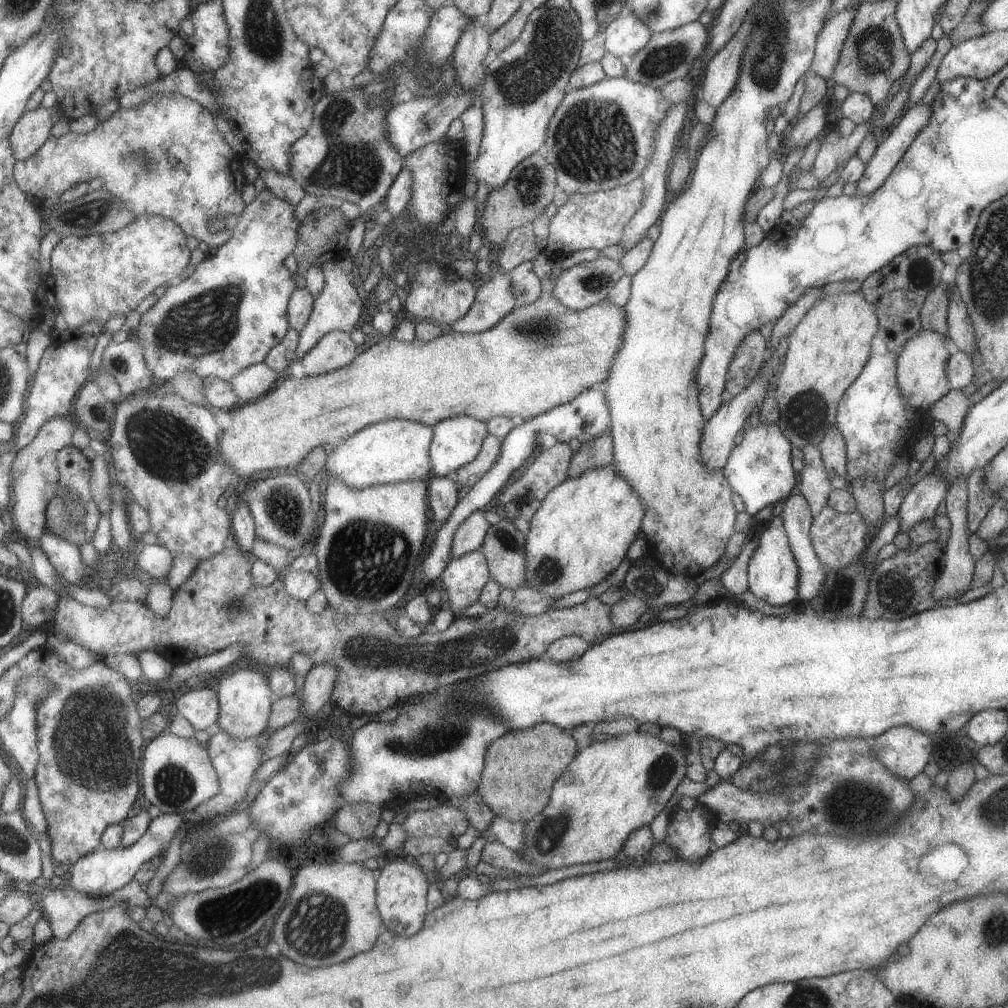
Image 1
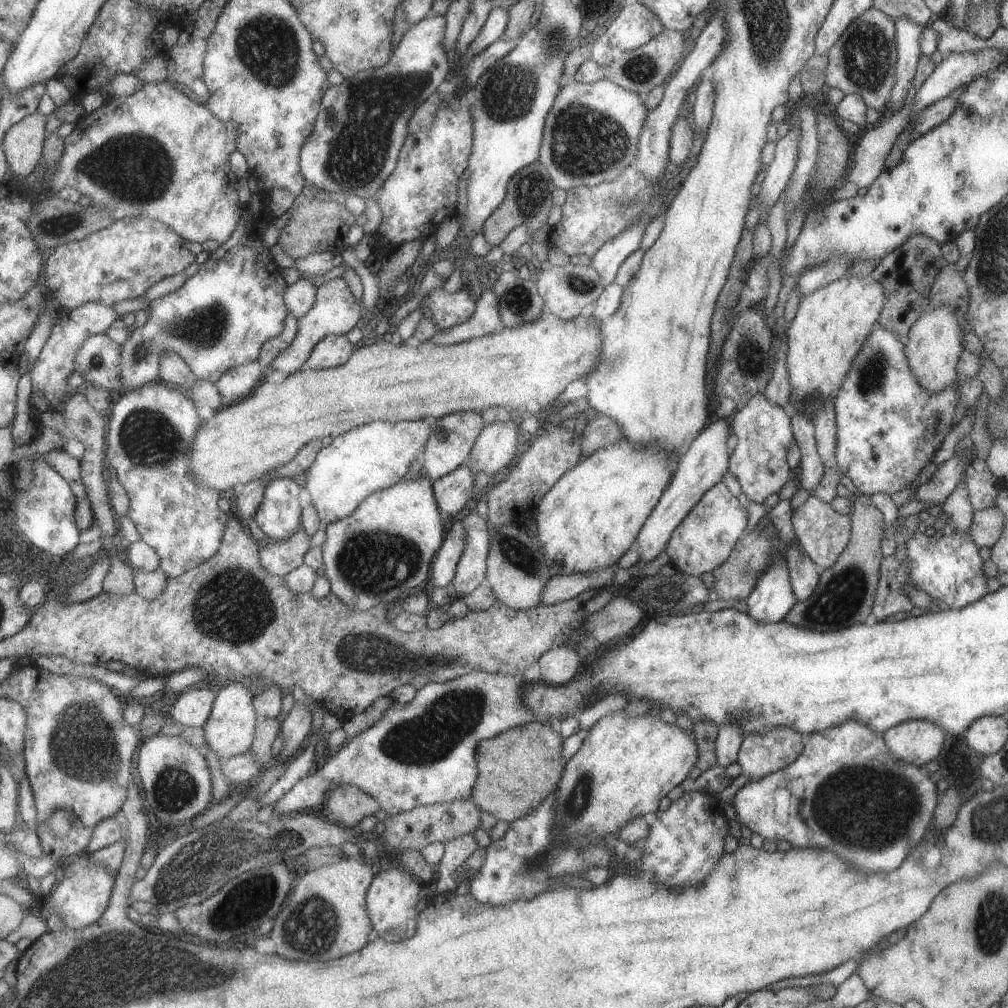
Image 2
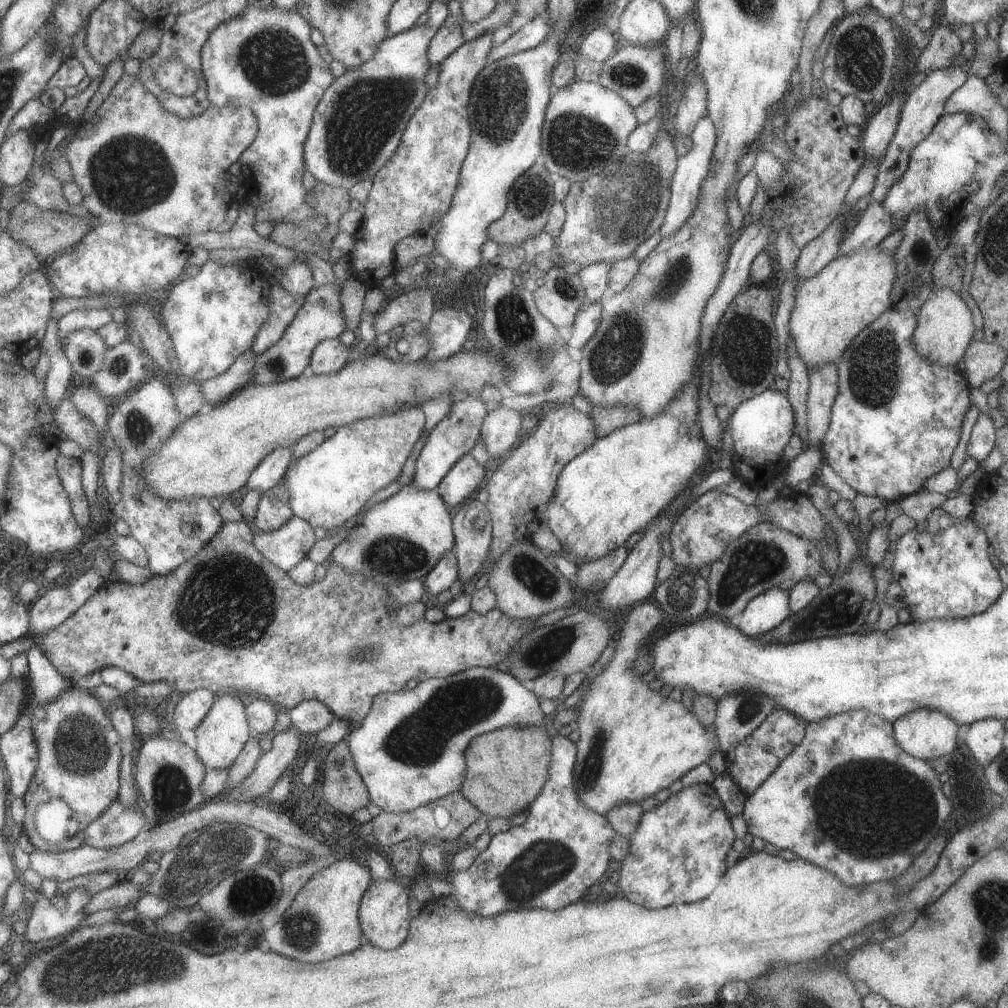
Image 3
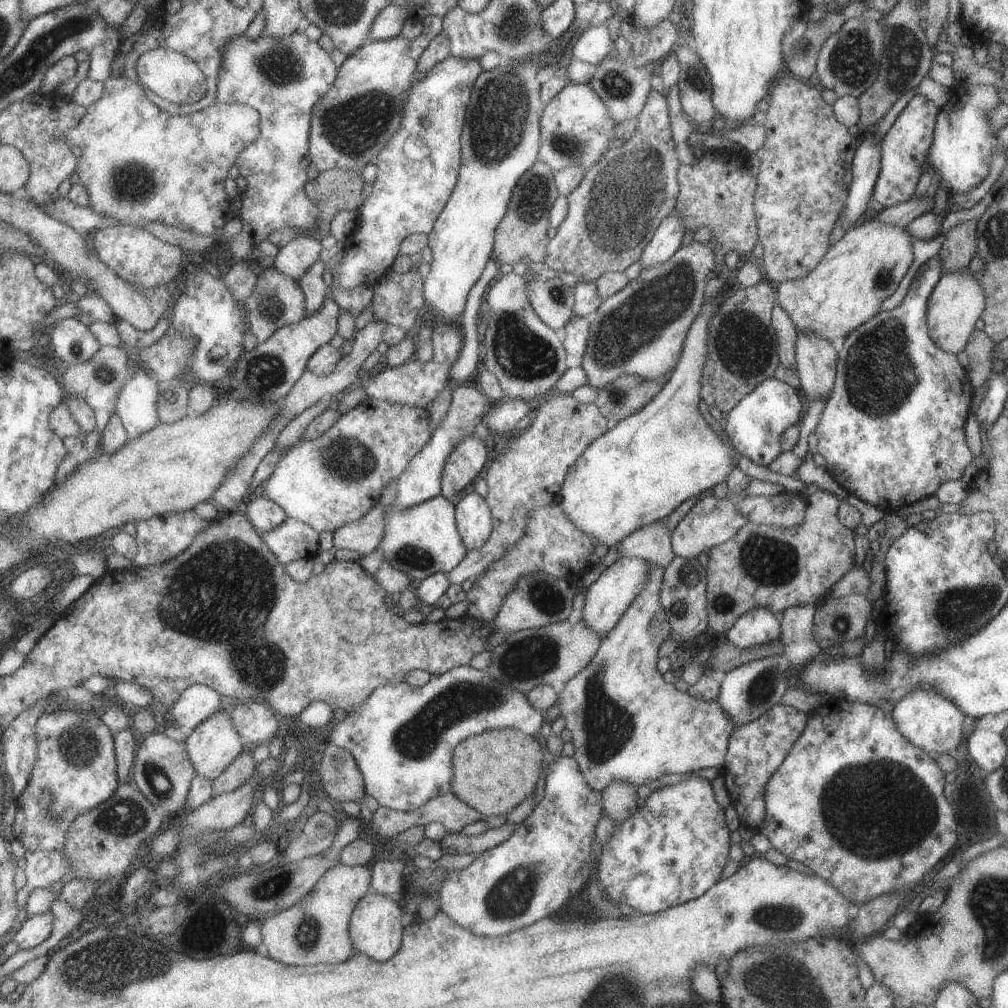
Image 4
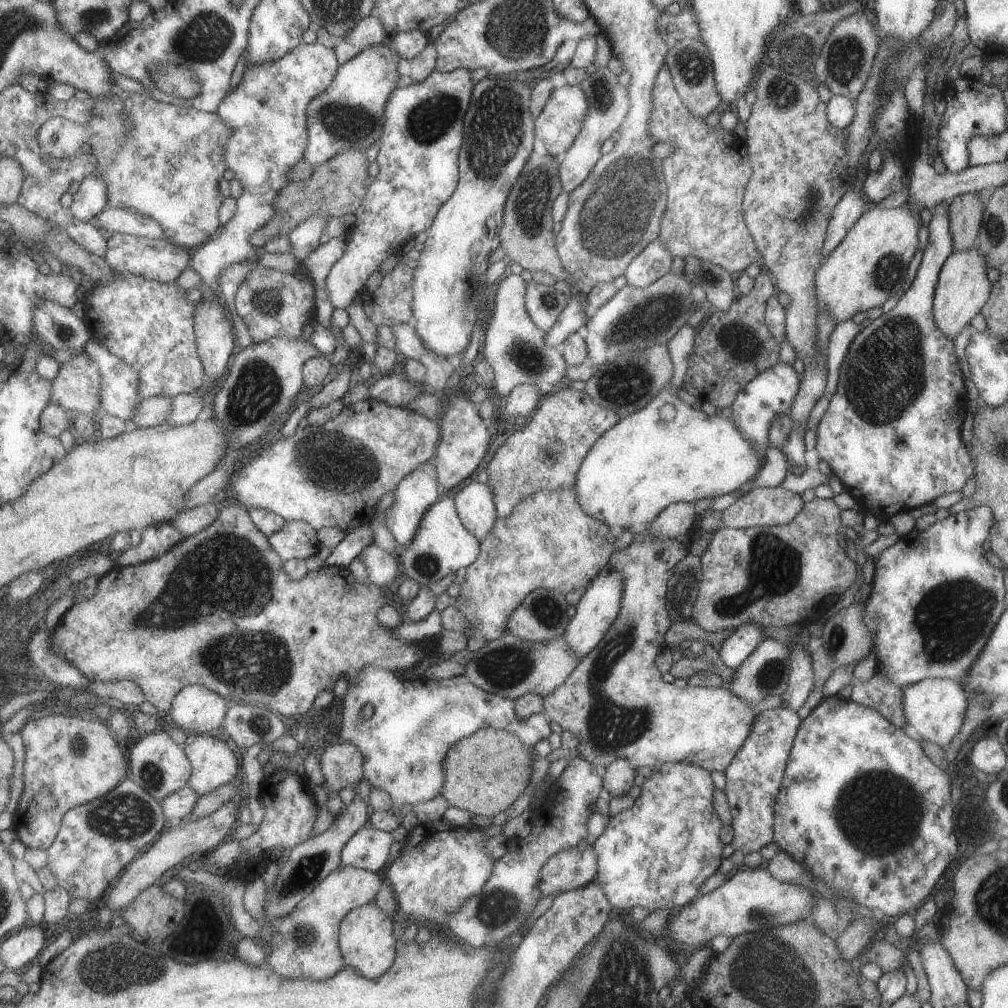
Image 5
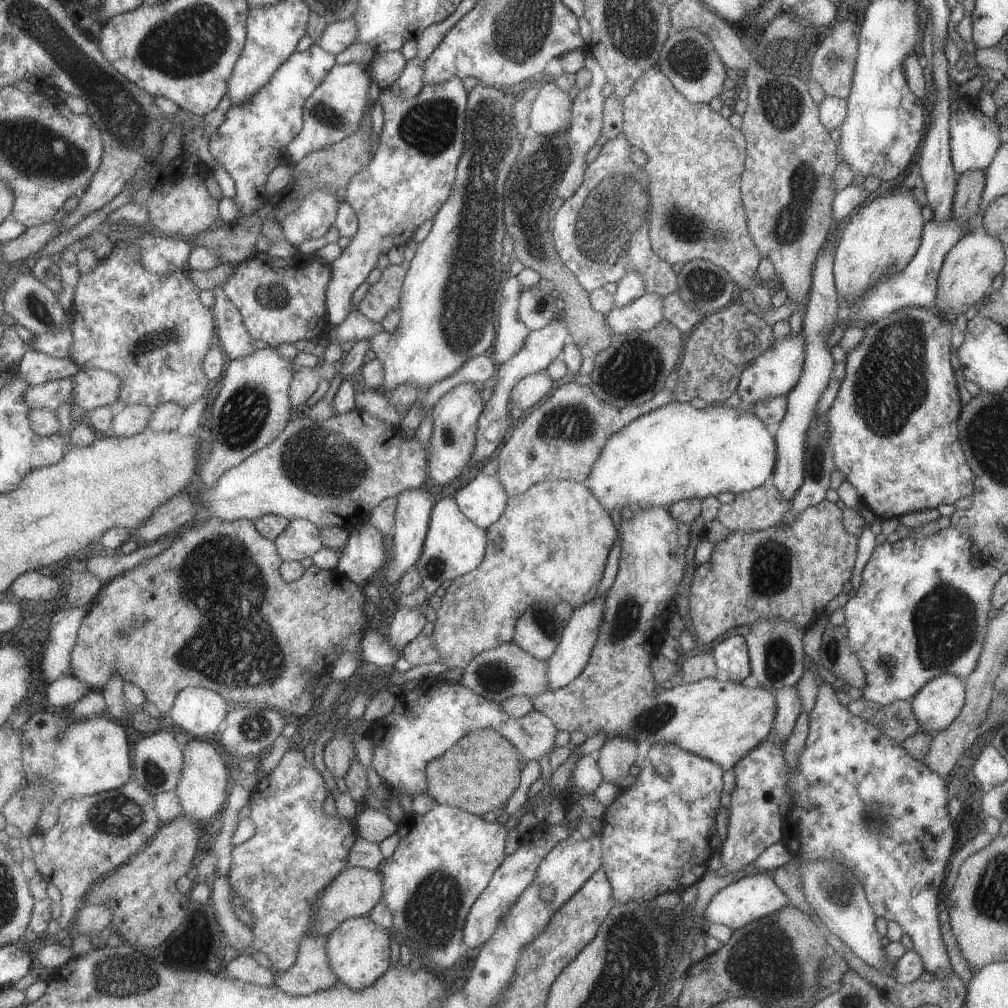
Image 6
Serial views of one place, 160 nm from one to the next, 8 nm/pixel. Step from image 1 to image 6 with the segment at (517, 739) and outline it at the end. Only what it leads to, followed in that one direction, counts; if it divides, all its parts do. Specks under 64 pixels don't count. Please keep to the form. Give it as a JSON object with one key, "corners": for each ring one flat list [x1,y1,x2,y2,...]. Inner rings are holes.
{"corners":[[485,726,470,732,442,757,430,762,427,793,442,805,451,805,476,815,499,808,503,810,521,784,523,766,520,750,498,730]]}

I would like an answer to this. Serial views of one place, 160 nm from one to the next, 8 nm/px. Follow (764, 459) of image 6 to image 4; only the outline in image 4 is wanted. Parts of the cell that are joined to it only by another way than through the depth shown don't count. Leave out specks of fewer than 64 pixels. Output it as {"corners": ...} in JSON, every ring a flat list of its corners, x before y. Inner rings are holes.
{"corners":[[719,291,716,297,702,302,687,331,677,364,651,402,622,421,610,425,605,434,590,442,589,448,577,458,567,473,558,502,574,525,599,544,605,544,607,547,617,545,634,530,653,521,665,520,665,517,687,498,709,493,715,484,726,480,734,468,729,464,733,453,729,438,726,442,722,441,711,430,698,409,698,386,708,353,708,324,722,302,721,298]]}

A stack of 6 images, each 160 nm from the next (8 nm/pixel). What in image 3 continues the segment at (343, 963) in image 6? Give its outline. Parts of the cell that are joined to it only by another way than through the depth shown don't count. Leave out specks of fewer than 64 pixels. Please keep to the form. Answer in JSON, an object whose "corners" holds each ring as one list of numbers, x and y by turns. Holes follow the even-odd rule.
{"corners":[[397,877,395,880,374,880,364,895,359,922,365,938,381,948,399,948,410,934,412,918,409,902,413,899,409,880]]}

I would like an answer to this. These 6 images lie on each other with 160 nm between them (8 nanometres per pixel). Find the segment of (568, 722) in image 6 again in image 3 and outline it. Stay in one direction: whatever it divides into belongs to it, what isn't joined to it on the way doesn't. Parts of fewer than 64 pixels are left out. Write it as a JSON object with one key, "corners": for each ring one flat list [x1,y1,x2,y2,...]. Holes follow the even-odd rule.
{"corners":[[655,604,635,605,619,623,615,637,617,646,607,664,593,678,585,676,589,682,587,685,583,683,582,693,575,706,577,717,573,722,579,734,575,743,577,758,574,765,574,786,583,806,595,810,597,814,605,814,621,802,638,803,641,802,640,799,652,797,655,792,667,788,671,782,680,780,689,770,706,763,715,750,720,750,714,728,705,728,699,718,695,718,695,712,685,708,681,702,661,696,659,690,650,689,633,668,638,657,648,654,645,640,661,625,662,619,663,614]]}

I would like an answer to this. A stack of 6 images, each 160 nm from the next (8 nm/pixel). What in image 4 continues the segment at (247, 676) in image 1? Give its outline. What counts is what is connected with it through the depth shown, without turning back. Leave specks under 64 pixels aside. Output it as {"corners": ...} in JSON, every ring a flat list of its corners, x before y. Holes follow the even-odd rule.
{"corners":[[224,709,211,715,203,721,185,741,185,747,194,762,198,774,210,778,213,782,230,764,248,748,242,738,242,734,236,729,234,718]]}

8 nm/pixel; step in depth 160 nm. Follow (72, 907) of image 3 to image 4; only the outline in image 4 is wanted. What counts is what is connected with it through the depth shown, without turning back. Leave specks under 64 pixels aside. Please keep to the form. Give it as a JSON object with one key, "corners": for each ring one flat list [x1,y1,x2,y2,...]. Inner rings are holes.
{"corners":[[49,909,43,914,36,914,17,927,13,940,21,949,32,949,43,944,54,929,55,913]]}

